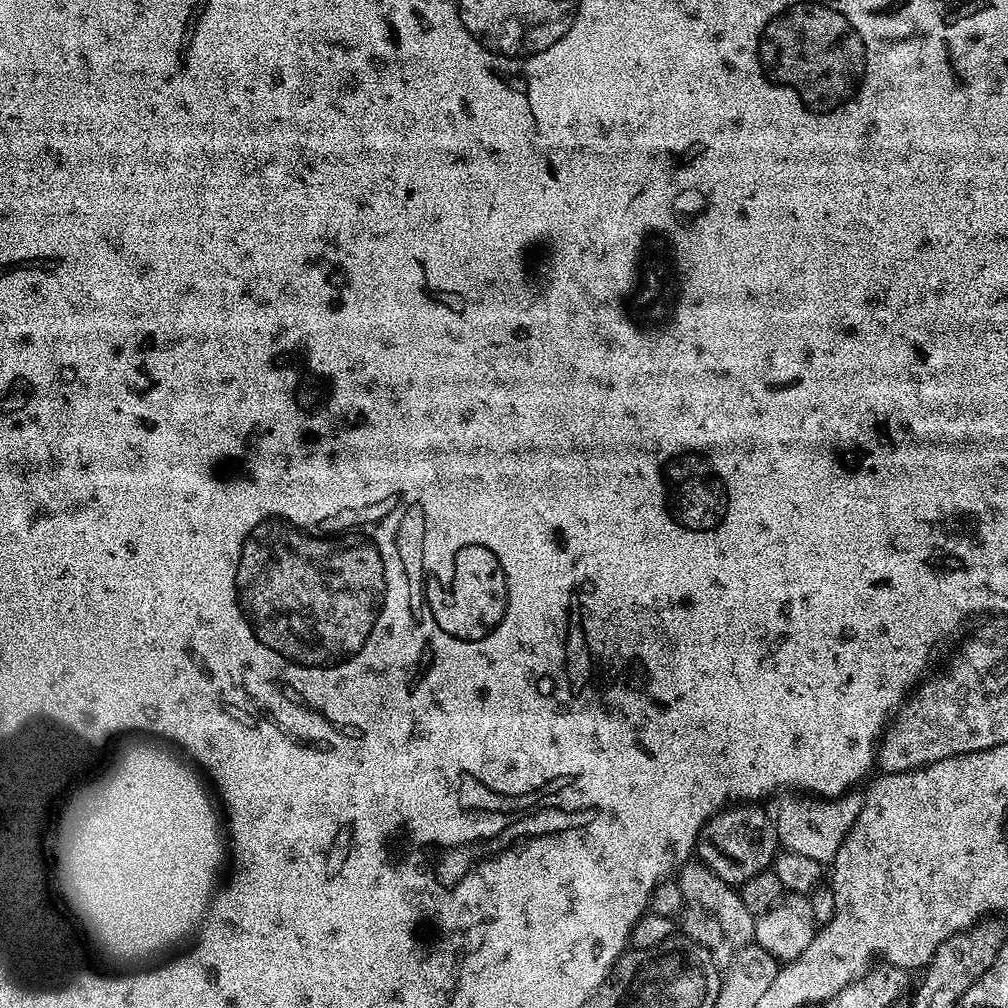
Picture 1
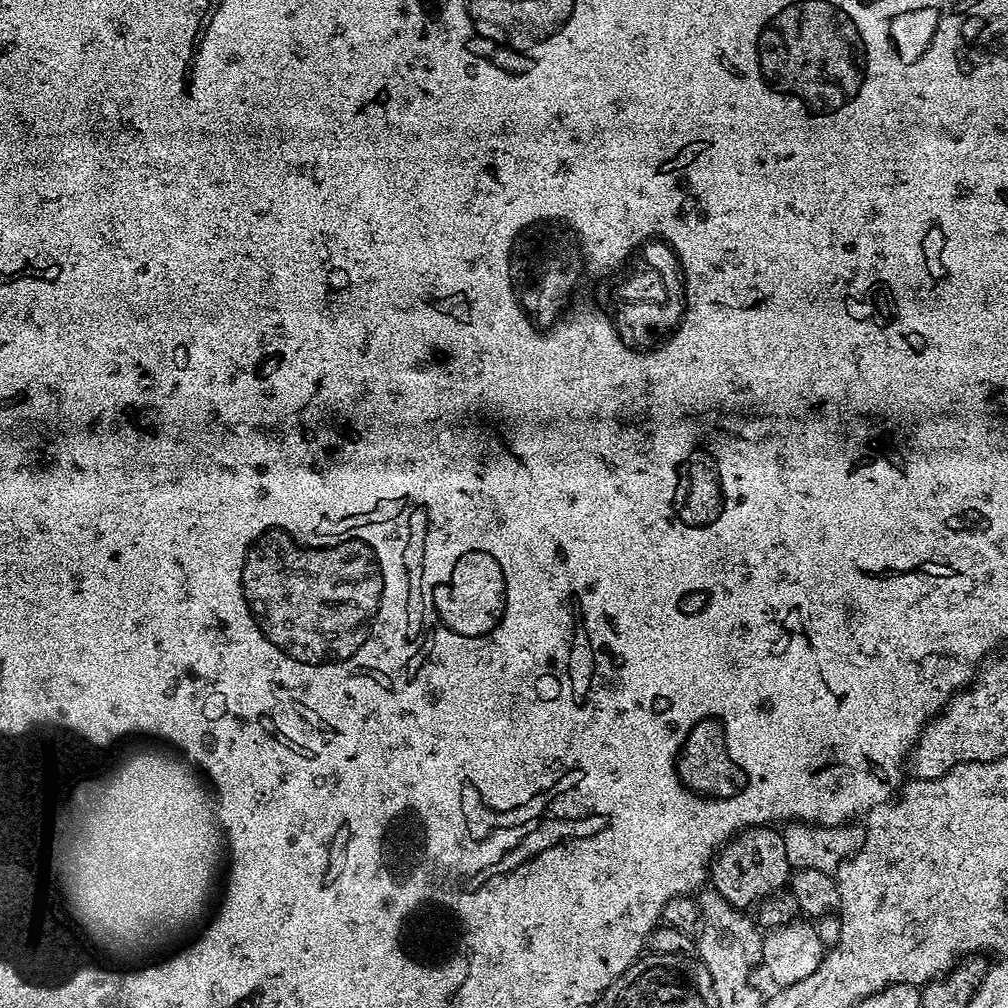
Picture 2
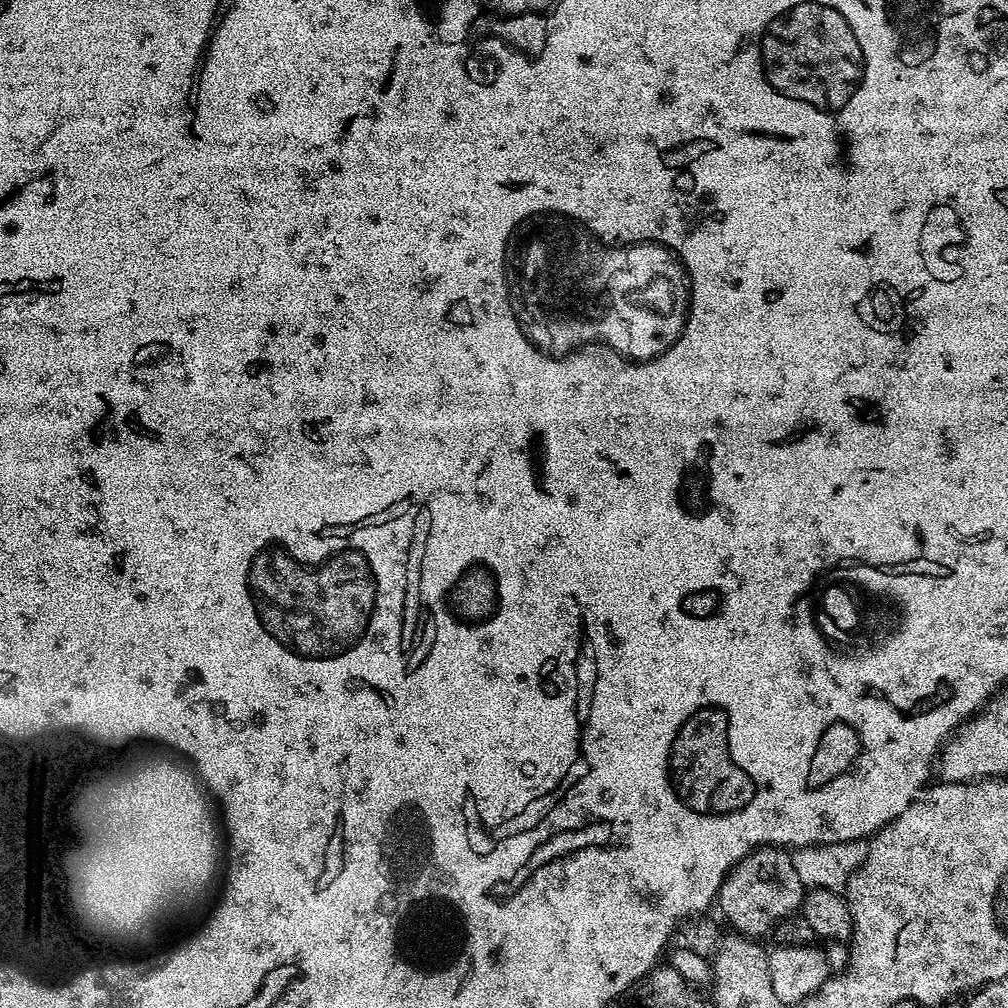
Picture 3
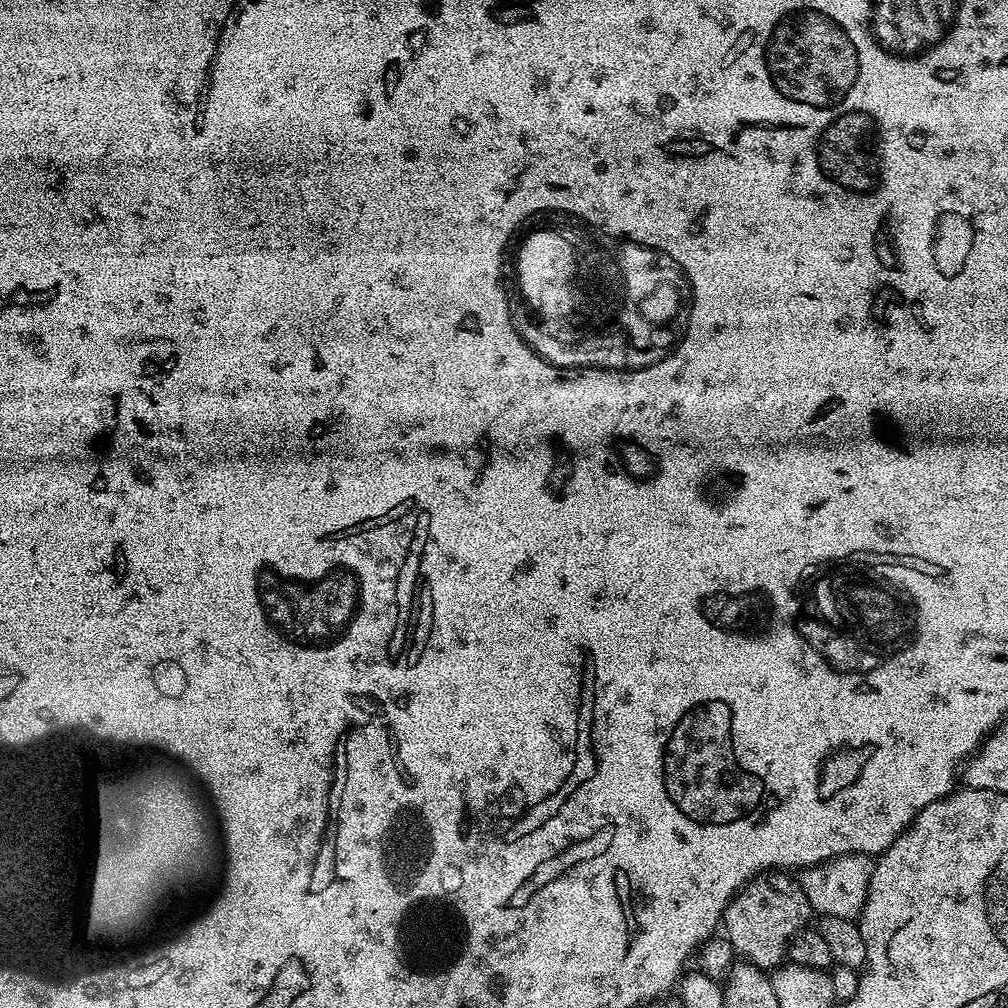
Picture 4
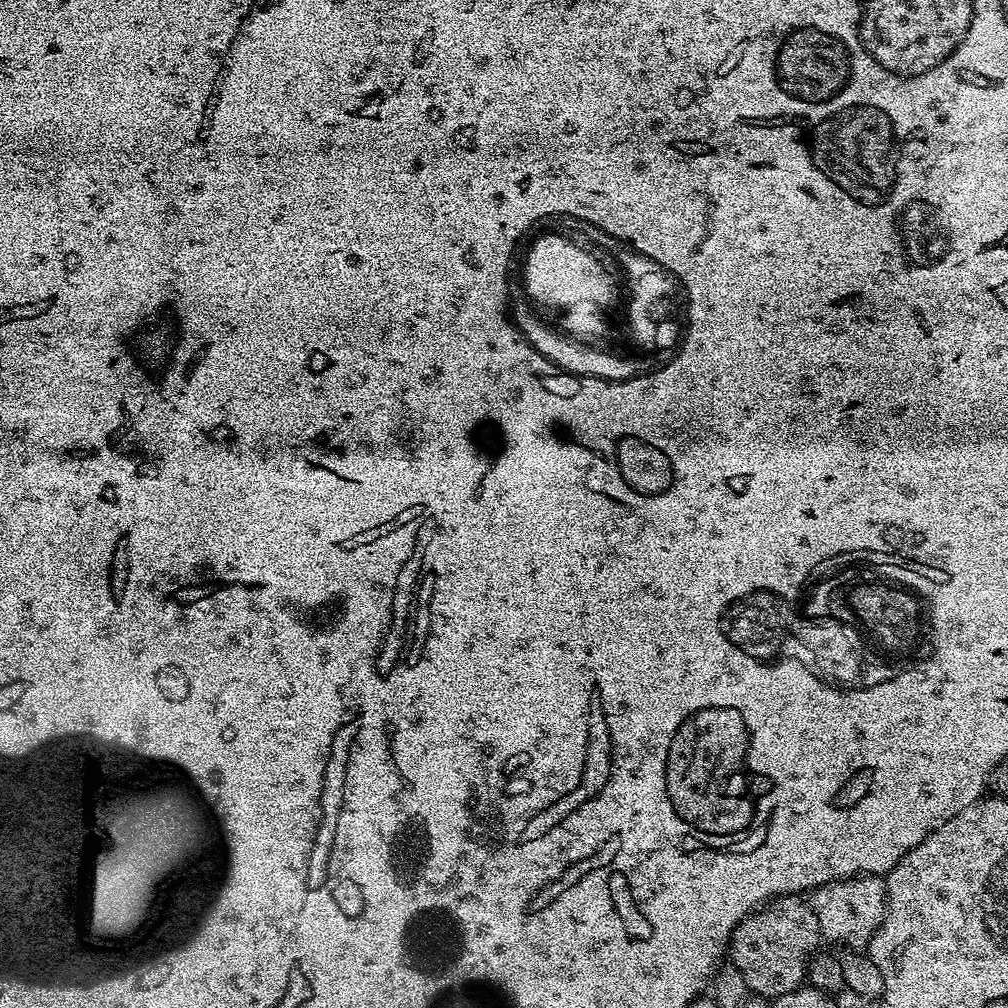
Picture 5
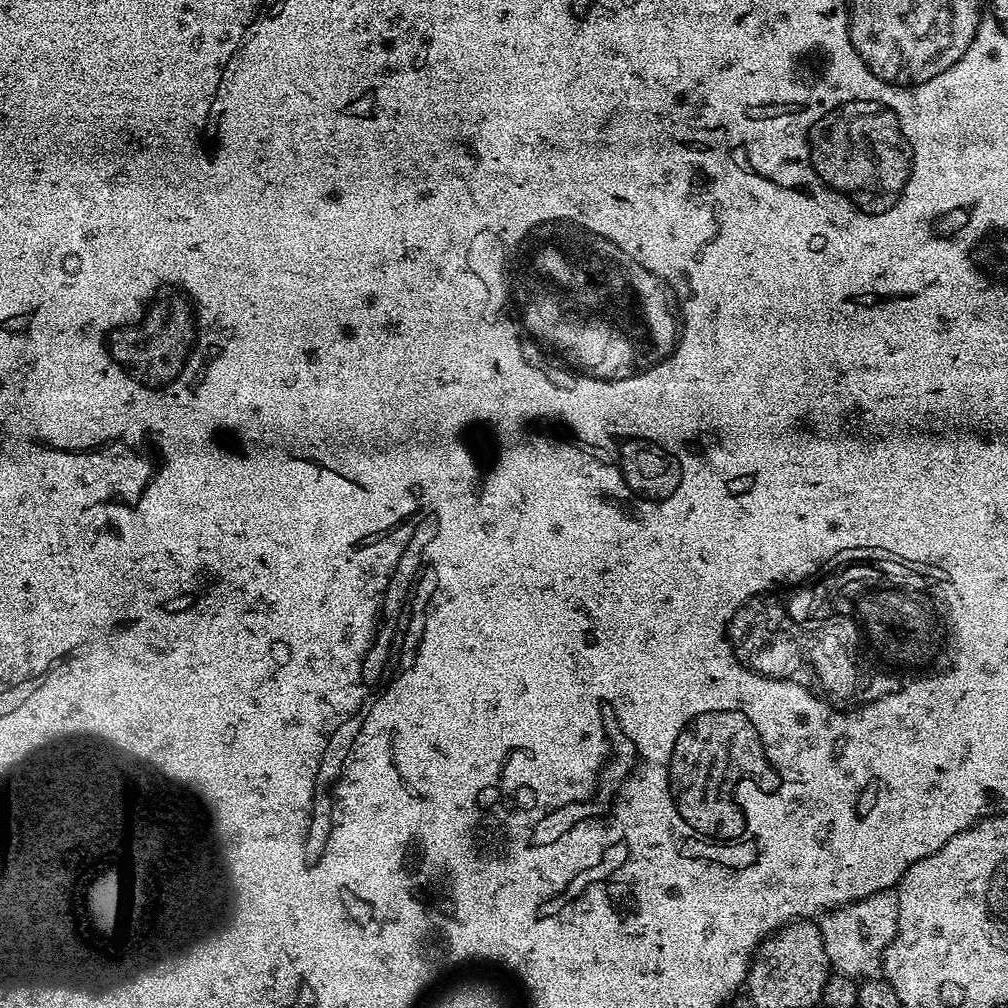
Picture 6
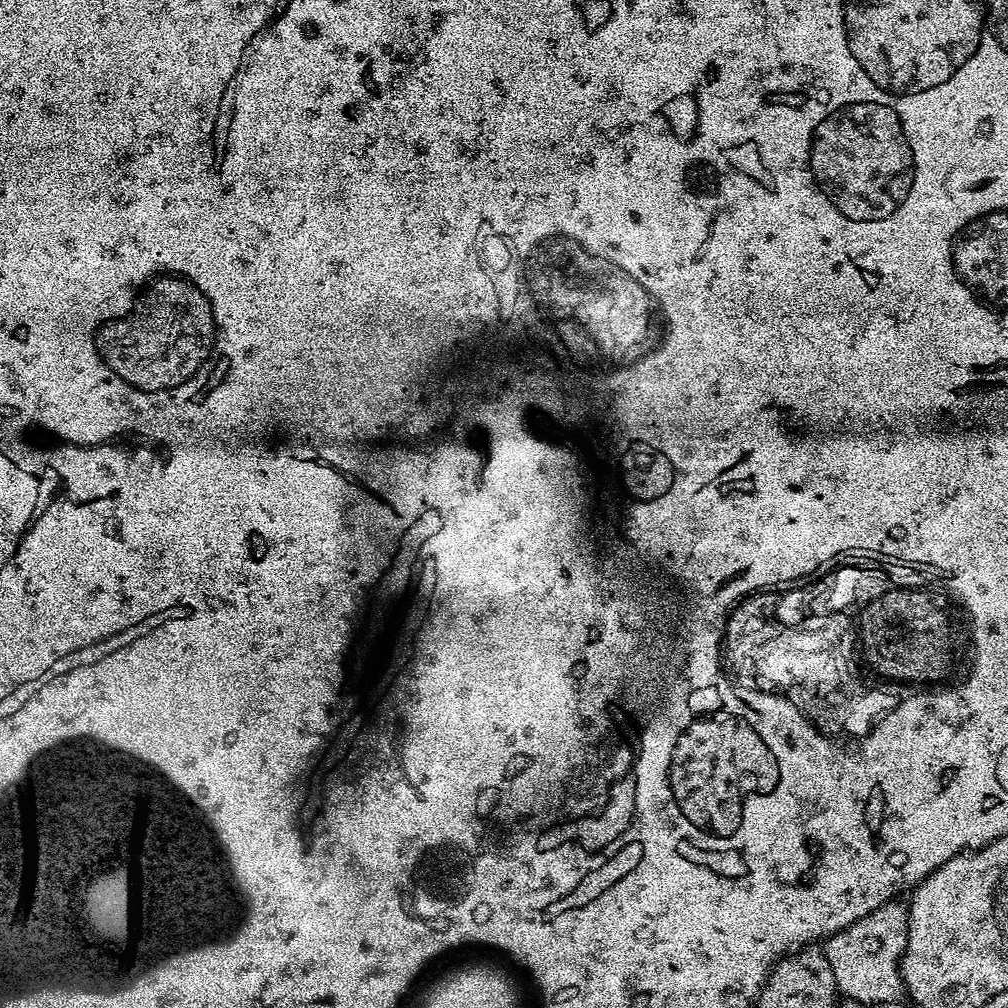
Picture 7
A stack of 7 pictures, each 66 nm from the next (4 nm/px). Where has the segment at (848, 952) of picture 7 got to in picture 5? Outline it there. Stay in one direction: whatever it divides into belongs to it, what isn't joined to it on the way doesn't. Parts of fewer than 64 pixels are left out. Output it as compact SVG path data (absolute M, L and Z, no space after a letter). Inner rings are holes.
M861 876L851 880L835 880L811 893L810 903L818 914L820 934L825 941L837 940L848 950L867 949L873 934L880 928L888 907L888 886L879 876Z

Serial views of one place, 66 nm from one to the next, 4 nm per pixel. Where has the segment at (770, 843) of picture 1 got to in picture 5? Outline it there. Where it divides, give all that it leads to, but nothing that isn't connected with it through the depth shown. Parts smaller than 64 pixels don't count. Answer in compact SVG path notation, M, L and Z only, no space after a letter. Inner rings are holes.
M803 895L778 896L767 906L761 907L755 914L745 918L732 931L730 941L730 960L744 976L749 993L757 997L775 1001L777 996L785 996L795 992L805 983L808 965L817 955L816 947L822 944L818 914L814 914L811 903Z

